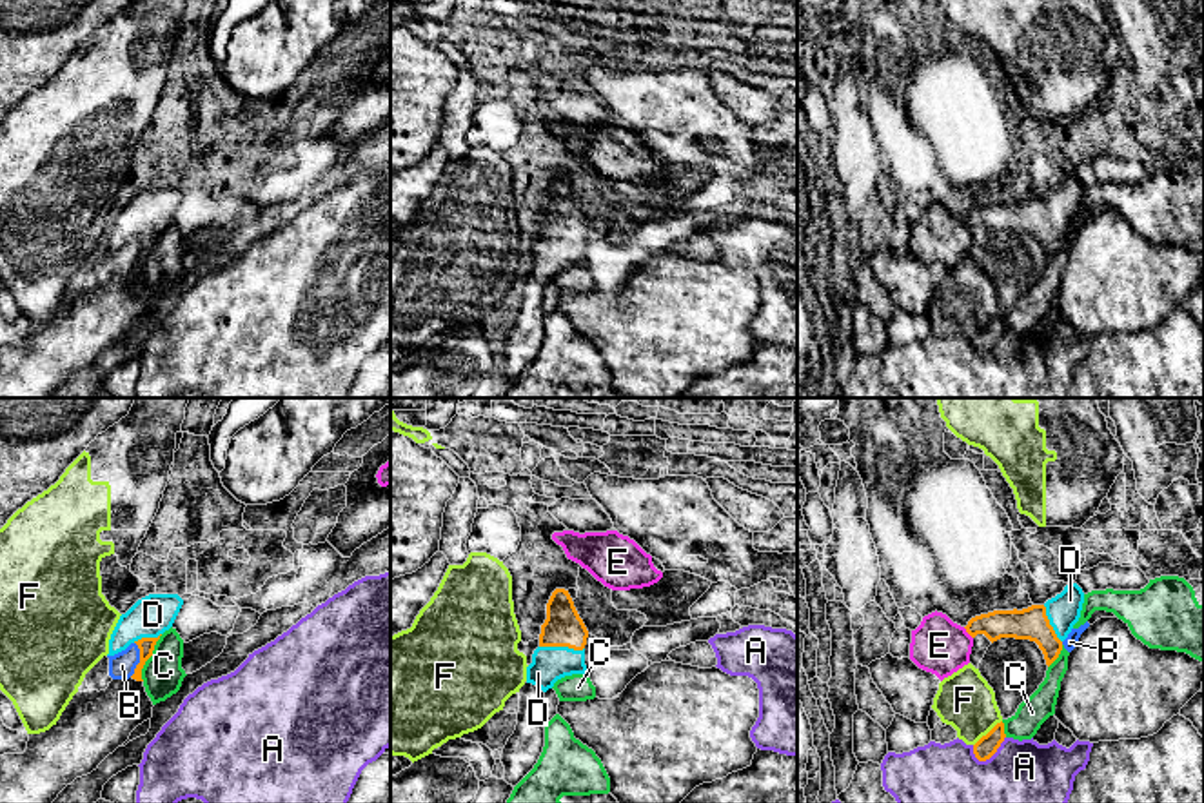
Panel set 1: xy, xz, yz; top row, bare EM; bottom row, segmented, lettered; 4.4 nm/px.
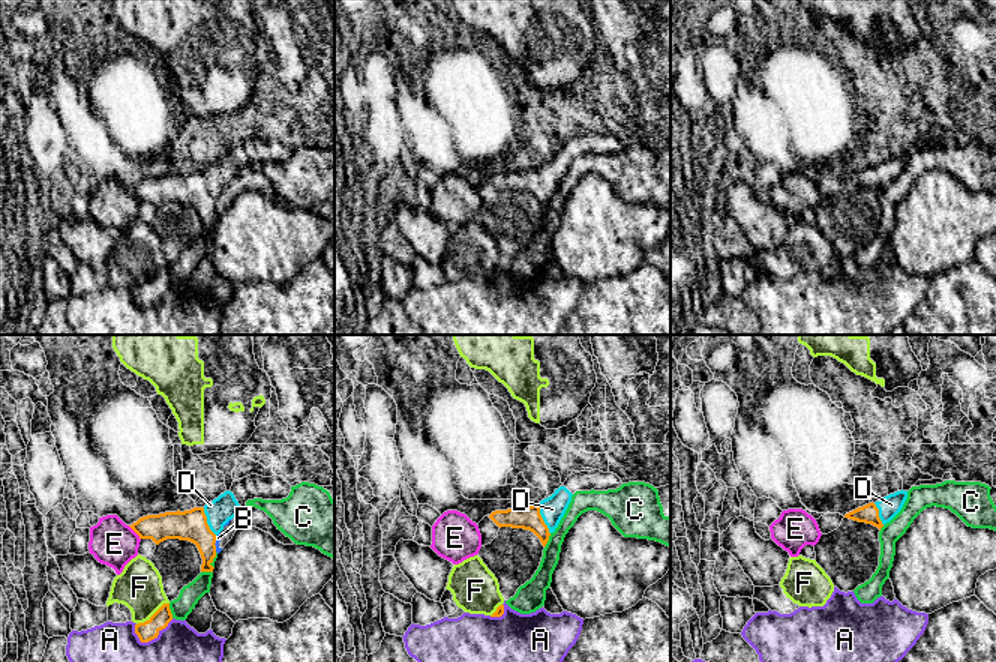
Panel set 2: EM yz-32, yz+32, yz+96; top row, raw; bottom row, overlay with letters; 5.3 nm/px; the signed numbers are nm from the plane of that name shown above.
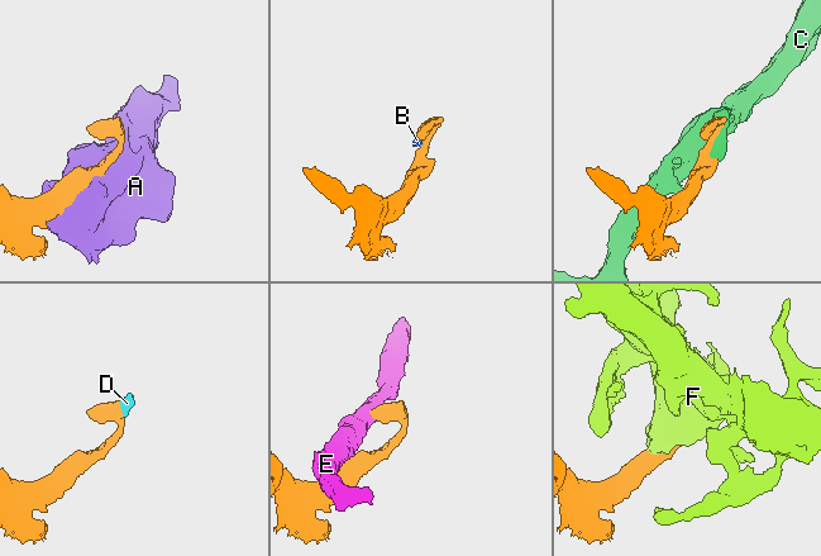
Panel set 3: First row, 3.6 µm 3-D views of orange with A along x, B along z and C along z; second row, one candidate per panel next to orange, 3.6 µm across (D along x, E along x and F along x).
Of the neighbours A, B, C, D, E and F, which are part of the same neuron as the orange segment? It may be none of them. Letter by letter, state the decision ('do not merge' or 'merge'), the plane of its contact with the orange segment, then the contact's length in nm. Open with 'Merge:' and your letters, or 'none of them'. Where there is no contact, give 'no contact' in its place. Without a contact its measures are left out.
Merge: D
A: do not merge; meets orange in yz; contact 170 nm long
B: do not merge; meets orange in xy; contact 160 nm long
C: do not merge; meets orange in xy; contact 220 nm long
D: merge; meets orange in xz; contact 200 nm long
E: do not merge; meets orange in yz; contact 70 nm long
F: do not merge; meets orange in yz; contact 170 nm long

